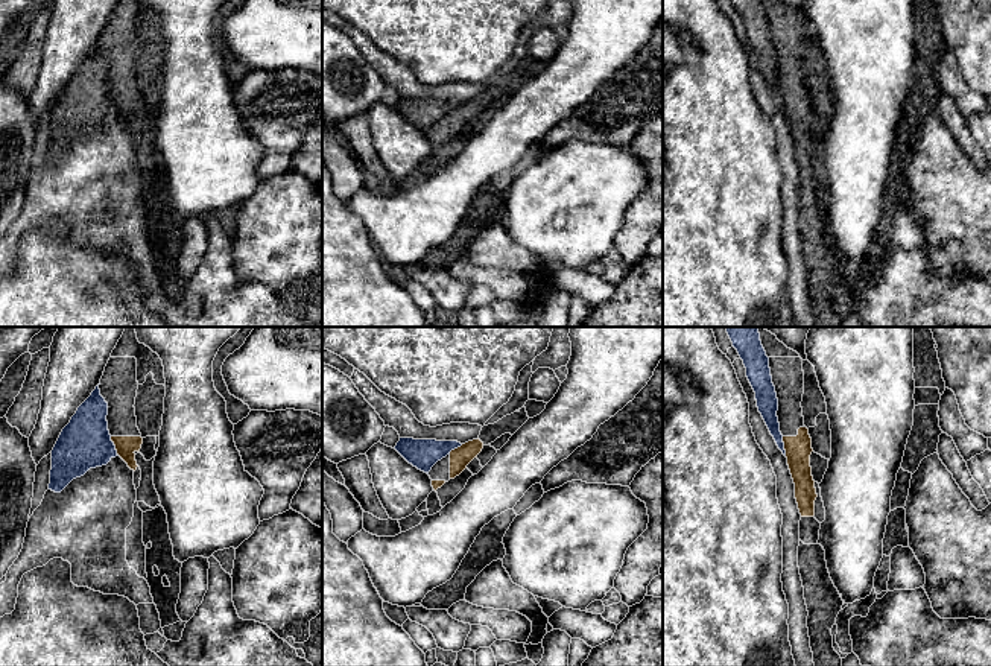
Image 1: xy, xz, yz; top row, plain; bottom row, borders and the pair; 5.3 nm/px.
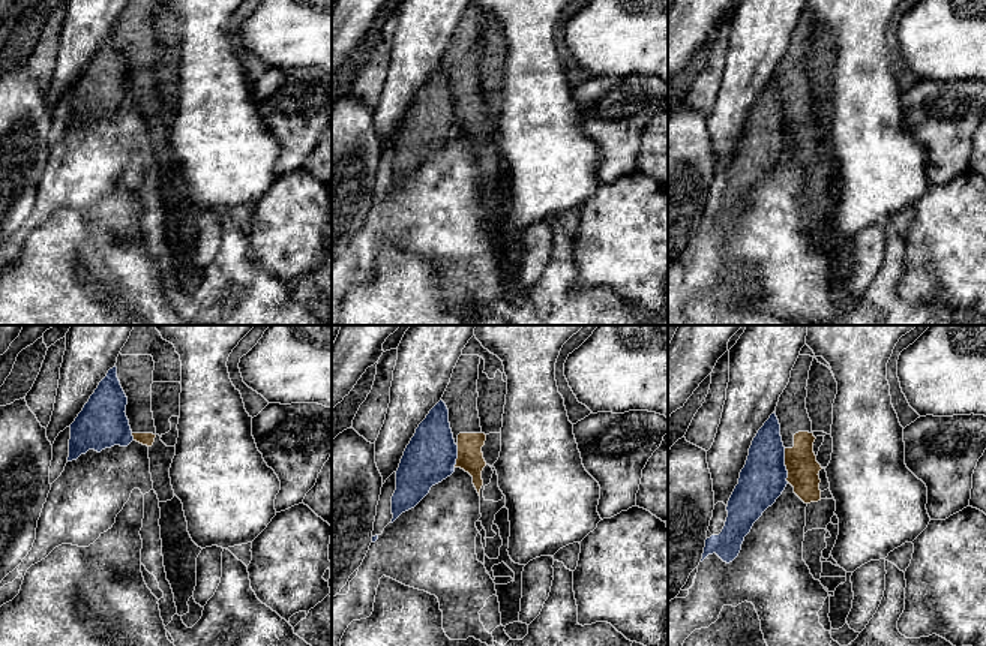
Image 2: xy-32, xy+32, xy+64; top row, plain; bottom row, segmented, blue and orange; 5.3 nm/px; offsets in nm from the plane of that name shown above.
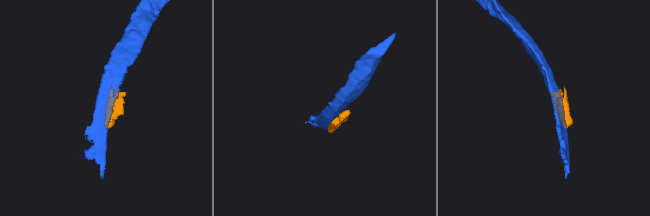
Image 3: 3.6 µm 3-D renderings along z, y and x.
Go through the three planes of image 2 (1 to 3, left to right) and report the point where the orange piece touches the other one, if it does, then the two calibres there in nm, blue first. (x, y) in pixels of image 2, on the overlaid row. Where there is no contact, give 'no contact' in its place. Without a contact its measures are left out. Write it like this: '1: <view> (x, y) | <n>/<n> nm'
1: xy-32 (132, 436) | 260/70 nm
2: xy+32 (456, 456) | 280/140 nm
3: xy+64 (784, 465) | 240/170 nm

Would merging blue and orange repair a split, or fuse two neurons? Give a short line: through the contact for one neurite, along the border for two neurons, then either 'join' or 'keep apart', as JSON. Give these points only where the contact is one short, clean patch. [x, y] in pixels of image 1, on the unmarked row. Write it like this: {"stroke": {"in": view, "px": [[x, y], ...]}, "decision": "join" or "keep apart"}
{"decision": "keep apart"}

